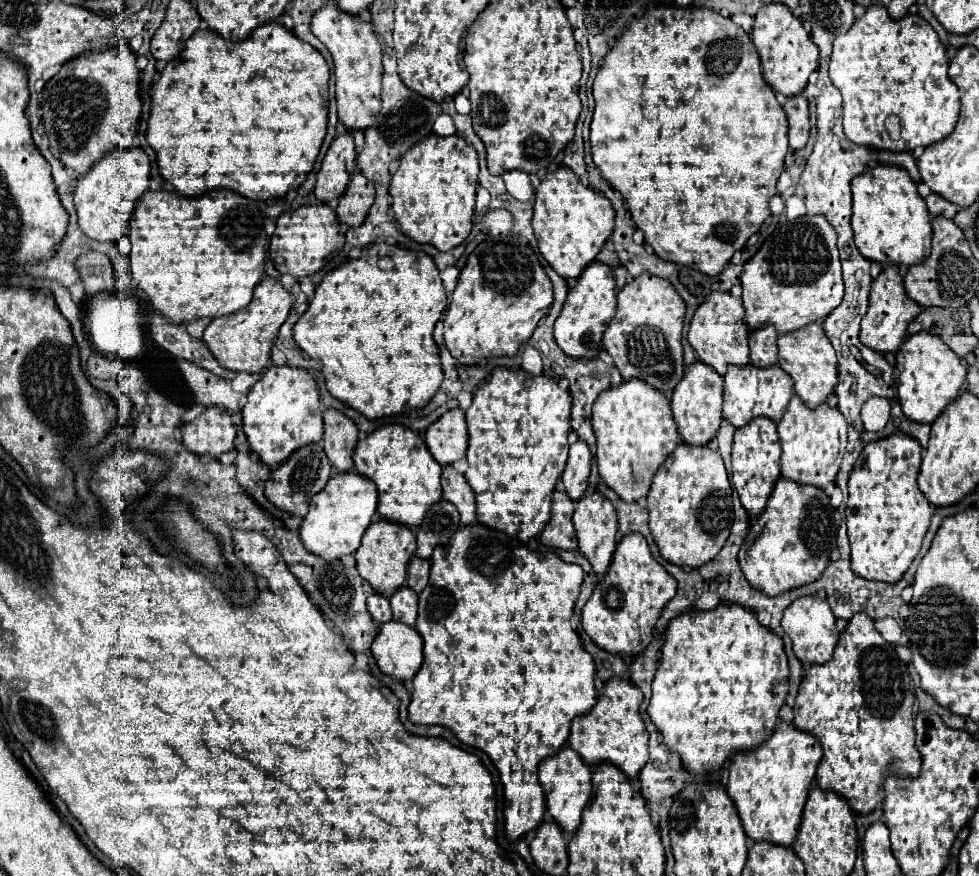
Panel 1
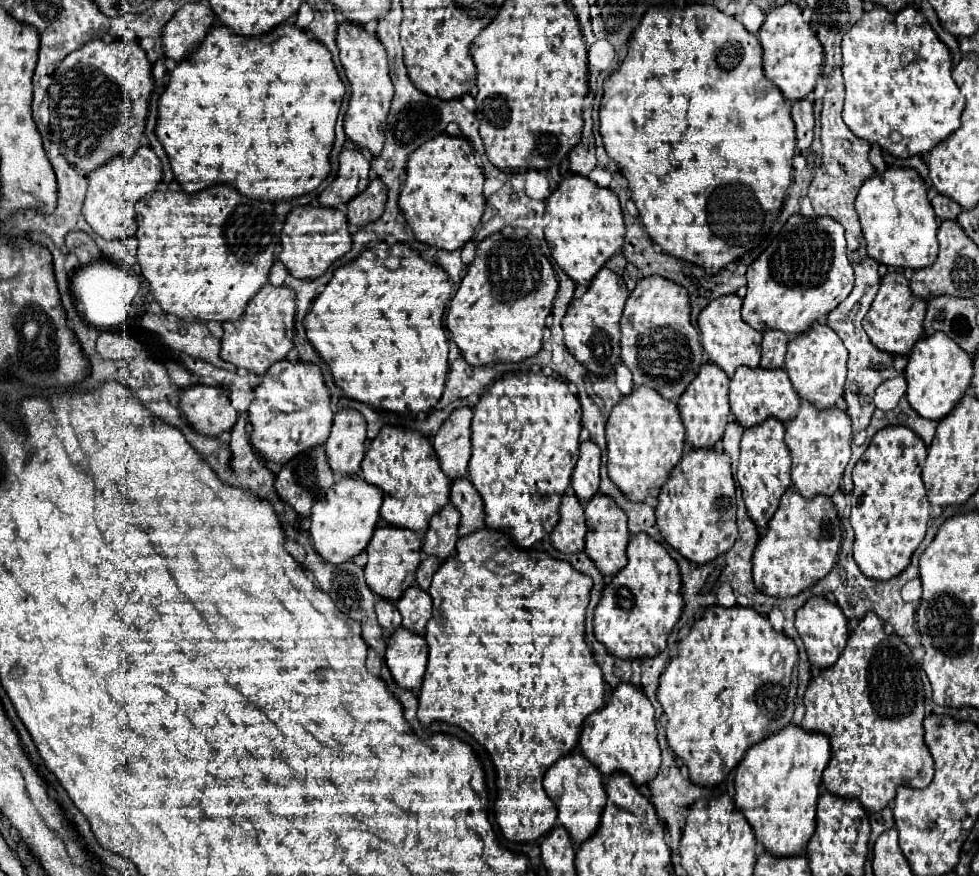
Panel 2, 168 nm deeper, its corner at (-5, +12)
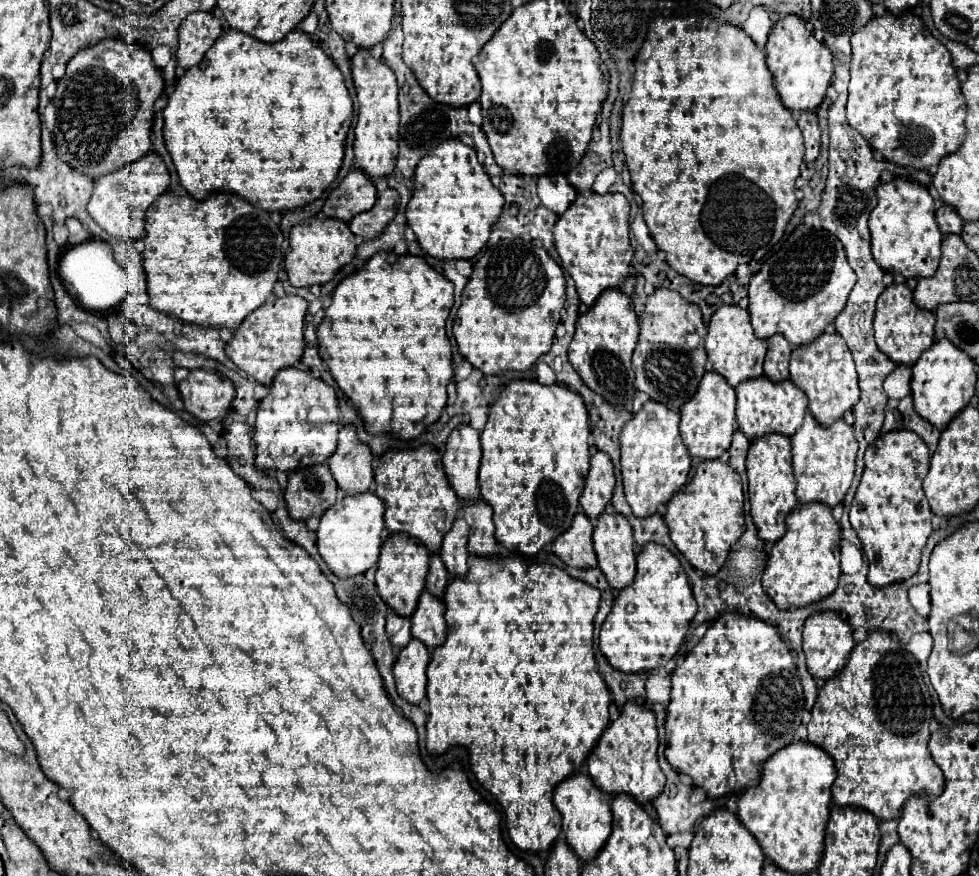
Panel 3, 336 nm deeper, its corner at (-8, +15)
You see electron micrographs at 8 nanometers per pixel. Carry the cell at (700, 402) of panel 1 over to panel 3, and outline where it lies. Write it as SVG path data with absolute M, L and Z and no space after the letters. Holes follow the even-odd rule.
M706 372L704 378L700 380L696 394L680 410L682 414L680 432L692 458L714 460L714 458L720 458L730 448L732 434L738 430L734 404L736 404L734 388L724 380L724 376L718 376L718 372Z

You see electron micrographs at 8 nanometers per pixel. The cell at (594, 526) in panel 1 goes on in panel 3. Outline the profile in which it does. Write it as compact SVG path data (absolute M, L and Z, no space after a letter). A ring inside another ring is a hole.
M602 512L594 520L594 552L598 556L598 568L604 572L608 584L616 590L626 588L636 574L636 558L634 558L634 540L632 528L628 520L618 512Z

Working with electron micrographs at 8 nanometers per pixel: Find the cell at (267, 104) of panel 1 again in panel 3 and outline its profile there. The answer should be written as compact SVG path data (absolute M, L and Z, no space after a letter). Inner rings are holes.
M230 28L222 32L198 66L178 78L164 108L164 140L180 184L192 198L204 200L210 192L232 192L256 208L284 212L314 202L336 178L352 112L342 72L306 32L292 30L284 40L270 44Z

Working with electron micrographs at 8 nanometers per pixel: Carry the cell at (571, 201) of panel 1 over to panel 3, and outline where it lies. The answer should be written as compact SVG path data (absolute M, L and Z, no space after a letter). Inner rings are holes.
M578 192L576 200L558 216L554 224L554 246L558 250L562 268L576 282L580 300L586 306L600 296L606 288L618 288L622 278L630 274L630 264L634 250L630 246L630 204L622 194L596 194Z

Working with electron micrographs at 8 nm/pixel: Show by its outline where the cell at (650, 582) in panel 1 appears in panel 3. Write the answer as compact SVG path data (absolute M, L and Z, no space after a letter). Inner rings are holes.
M646 544L636 554L636 576L632 584L618 592L618 596L614 598L612 610L602 624L600 650L608 658L608 662L620 668L622 672L644 672L644 670L660 668L678 652L694 614L696 614L696 600L692 596L692 590L688 586L688 578L684 574L680 560L660 544Z

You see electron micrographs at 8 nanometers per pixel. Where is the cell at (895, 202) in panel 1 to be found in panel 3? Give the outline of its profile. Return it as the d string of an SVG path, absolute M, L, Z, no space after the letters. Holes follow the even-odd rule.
M894 178L876 188L876 198L878 204L868 218L874 260L884 270L892 274L902 274L904 278L934 276L940 264L942 232L936 224L934 200L928 190L918 182Z

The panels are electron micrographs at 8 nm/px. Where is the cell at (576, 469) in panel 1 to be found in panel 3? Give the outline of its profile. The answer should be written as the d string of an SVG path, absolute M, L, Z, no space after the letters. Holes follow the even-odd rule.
M594 452L590 458L590 470L584 480L584 490L580 494L580 506L588 518L596 518L612 498L616 478L612 460L606 452Z

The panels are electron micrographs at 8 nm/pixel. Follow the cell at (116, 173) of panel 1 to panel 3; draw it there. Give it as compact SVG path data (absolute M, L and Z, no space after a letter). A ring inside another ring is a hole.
M150 152L148 156L142 156L140 160L128 164L116 172L96 178L92 198L88 202L88 214L102 230L106 230L114 238L120 238L120 240L144 238L144 234L146 234L144 214L146 214L148 206L160 194L164 194L168 190L168 184L170 184L170 176L168 176L164 160L160 156L156 156L156 152Z

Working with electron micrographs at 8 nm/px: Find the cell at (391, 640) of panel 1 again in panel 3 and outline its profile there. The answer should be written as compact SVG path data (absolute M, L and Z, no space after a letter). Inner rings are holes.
M412 638L398 654L392 674L396 680L398 694L412 702L420 704L426 696L426 666L430 660L430 652L424 642Z

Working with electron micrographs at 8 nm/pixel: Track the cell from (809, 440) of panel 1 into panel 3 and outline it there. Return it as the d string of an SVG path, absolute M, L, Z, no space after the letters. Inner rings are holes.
M808 412L804 416L802 428L790 436L792 442L792 466L796 476L796 496L800 502L824 502L830 508L840 504L854 478L854 460L858 452L858 442L854 430L844 418L836 420L832 426L822 426Z

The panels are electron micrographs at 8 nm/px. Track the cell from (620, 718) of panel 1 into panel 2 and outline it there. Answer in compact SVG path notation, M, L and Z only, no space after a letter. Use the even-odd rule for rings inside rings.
M621 683L613 691L611 701L601 711L591 713L585 719L579 739L579 749L583 757L605 775L627 773L637 787L653 781L661 763L653 713L653 705L647 701L645 693L639 687L631 683Z

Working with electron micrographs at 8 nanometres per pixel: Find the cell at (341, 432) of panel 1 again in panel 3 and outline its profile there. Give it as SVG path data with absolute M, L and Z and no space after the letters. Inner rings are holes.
M342 424L336 452L328 458L328 466L346 494L366 492L374 484L372 452L360 442L354 424Z

